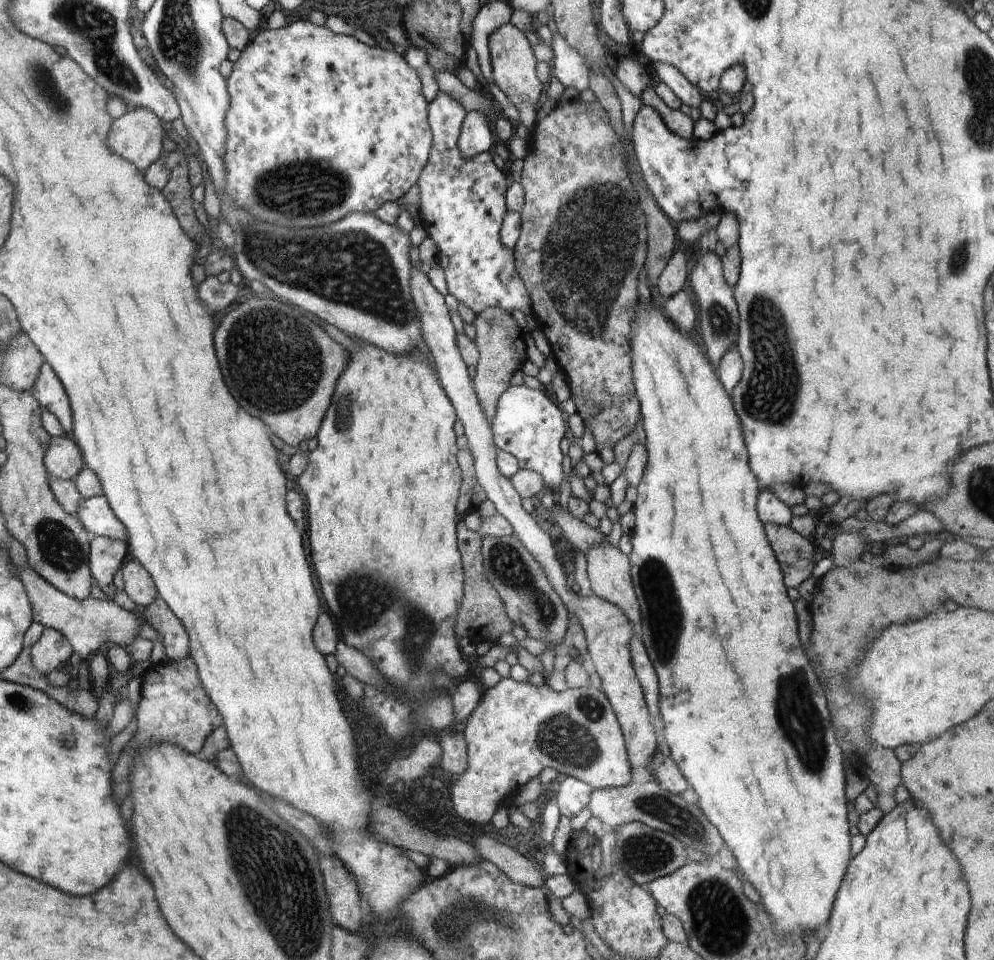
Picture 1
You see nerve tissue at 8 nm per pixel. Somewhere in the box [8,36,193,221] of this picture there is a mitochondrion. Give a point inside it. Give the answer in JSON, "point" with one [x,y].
{"point":[39,76]}

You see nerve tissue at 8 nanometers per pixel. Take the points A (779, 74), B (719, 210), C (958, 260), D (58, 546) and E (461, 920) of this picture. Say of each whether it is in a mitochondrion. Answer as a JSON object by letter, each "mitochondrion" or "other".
{"A":"other","B":"other","C":"mitochondrion","D":"mitochondrion","E":"mitochondrion"}

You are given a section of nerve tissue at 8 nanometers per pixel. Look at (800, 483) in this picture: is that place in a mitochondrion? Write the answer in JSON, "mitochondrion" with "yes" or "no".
{"mitochondrion":"no"}

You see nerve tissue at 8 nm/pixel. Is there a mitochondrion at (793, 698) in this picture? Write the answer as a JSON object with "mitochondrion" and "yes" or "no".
{"mitochondrion":"yes"}

